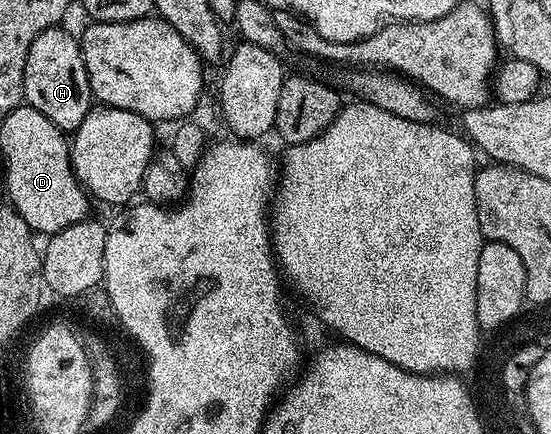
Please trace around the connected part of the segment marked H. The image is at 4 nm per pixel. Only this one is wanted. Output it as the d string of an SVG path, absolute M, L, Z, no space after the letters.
M64 26L47 28L38 34L38 38L34 38L30 54L26 54L24 100L66 134L75 132L82 118L86 118L93 108L94 97L80 53L80 41L75 35L71 36Z

